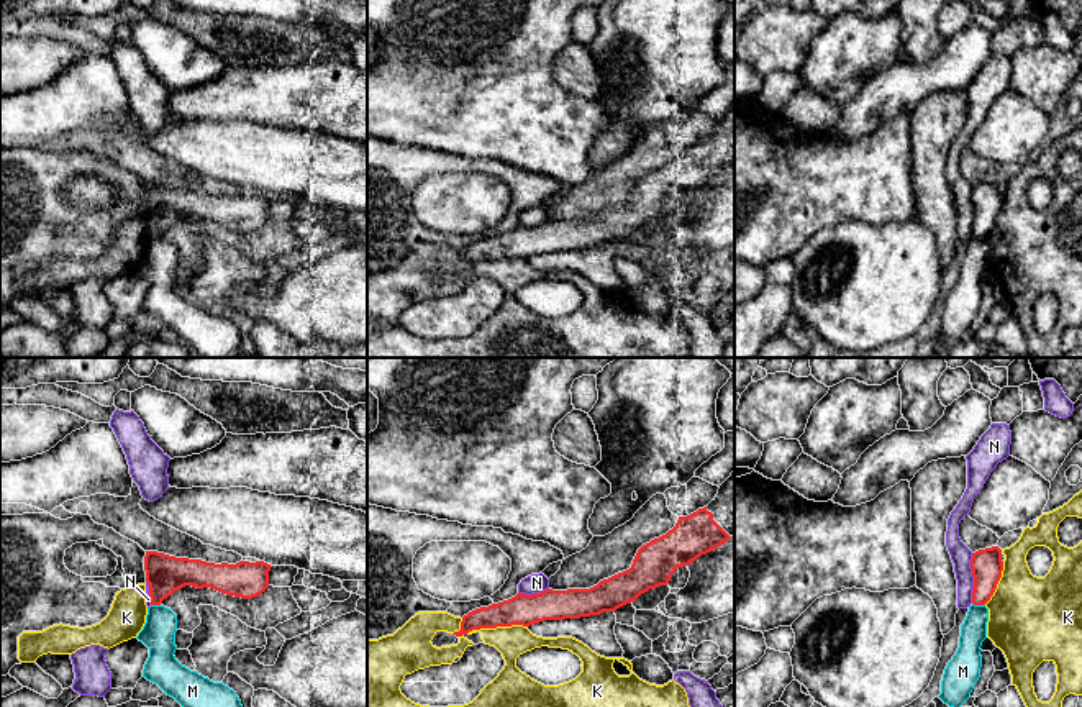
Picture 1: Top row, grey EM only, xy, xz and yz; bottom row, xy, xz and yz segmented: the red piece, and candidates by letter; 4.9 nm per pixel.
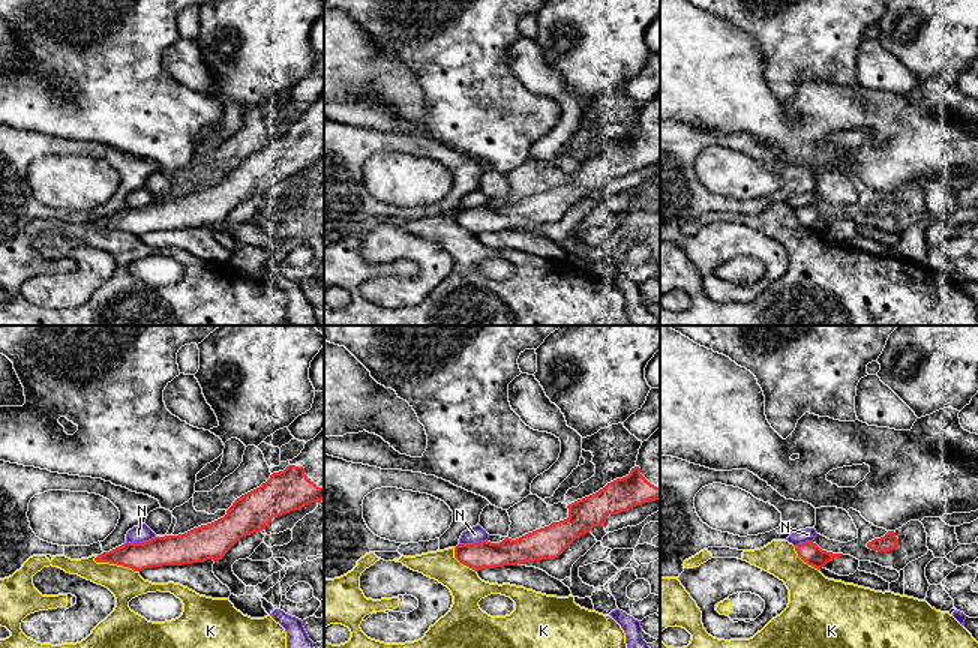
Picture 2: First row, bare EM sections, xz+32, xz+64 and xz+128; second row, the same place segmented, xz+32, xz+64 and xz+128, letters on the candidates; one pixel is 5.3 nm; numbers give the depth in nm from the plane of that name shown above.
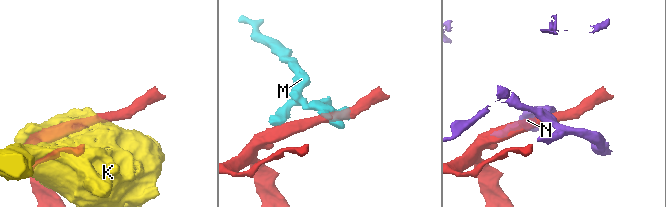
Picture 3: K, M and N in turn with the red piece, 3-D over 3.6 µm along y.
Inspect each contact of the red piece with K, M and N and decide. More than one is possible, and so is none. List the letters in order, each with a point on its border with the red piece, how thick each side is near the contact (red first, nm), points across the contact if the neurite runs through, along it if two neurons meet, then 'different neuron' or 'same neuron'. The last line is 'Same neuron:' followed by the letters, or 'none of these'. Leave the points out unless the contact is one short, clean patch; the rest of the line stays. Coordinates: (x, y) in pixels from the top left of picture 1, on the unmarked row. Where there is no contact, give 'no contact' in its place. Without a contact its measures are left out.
K: meets red in xz at (495, 259); 150 nm thick on the red side, 150 nm on the other; different neuron
M: meets red in yz at (979, 237); 150 nm thick on the red side, 130 nm on the other; border along yz (972, 235), (984, 238); different neuron
N: meets red in yz at (974, 210); 150 nm thick on the red side, 100 nm on the other; different neuron
Same neuron: none of these

